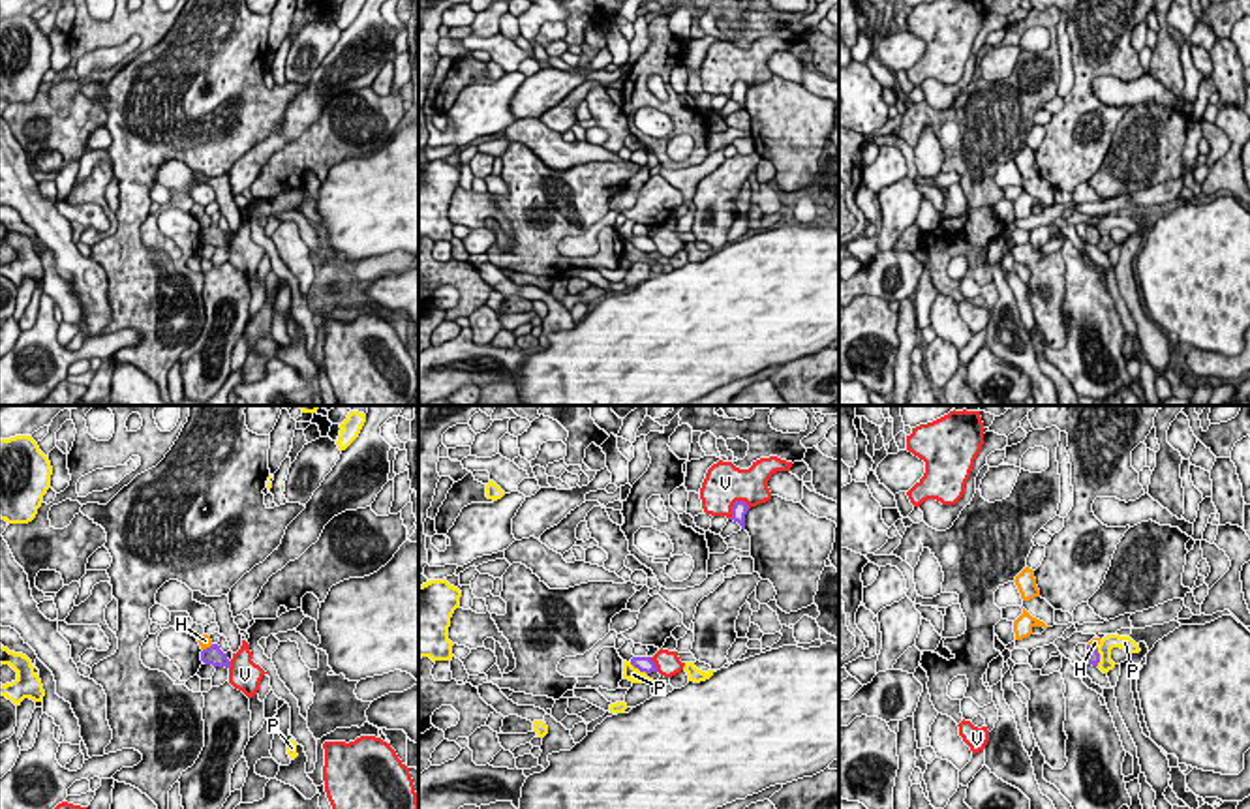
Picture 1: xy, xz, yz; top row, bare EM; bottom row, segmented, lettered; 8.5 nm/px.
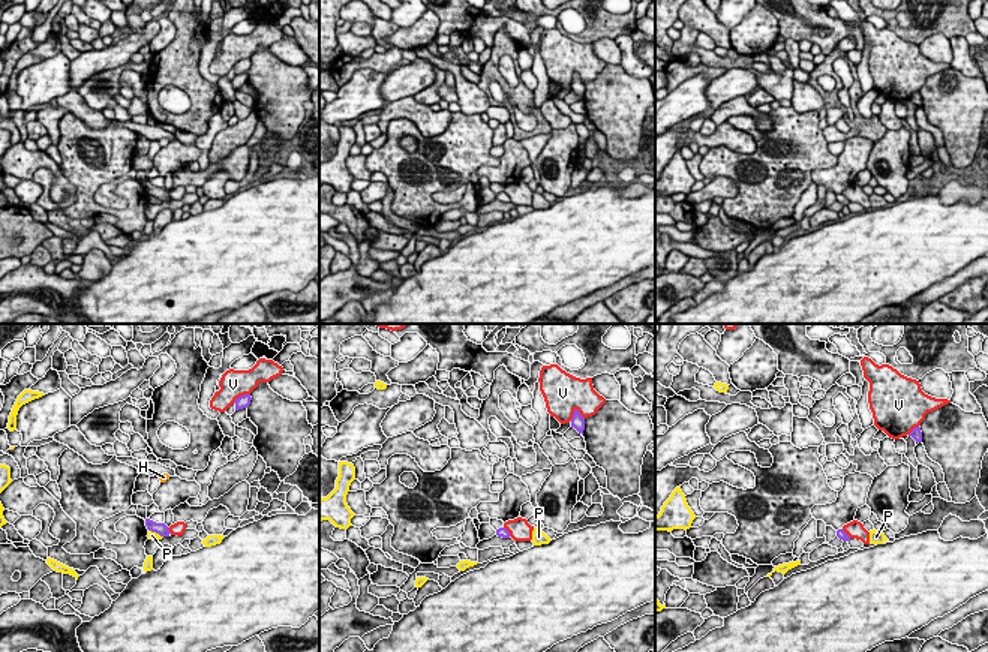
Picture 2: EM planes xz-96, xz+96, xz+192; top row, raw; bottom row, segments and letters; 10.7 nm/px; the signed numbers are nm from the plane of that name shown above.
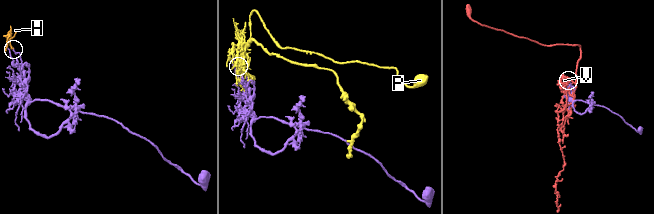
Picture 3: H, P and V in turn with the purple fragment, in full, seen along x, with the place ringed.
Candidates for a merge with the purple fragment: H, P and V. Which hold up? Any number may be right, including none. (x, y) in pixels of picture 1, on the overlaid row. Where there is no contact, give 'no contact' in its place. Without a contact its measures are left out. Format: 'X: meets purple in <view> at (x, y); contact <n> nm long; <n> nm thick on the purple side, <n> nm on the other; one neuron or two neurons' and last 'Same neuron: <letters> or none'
H: meets purple in xy at (207, 648); contact 110 nm long; 160 nm thick on the purple side, 100 nm on the other; two neurons
P: meets purple in yz at (1098, 656); contact 180 nm long; 130 nm thick on the purple side, 130 nm on the other; two neurons
V: meets purple in xz at (734, 503); contact 220 nm long; 130 nm thick on the purple side, 340 nm on the other; two neurons
Same neuron: none

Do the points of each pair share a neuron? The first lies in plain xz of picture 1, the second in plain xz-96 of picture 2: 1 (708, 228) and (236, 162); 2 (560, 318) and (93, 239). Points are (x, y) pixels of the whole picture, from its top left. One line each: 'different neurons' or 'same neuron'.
1: different neurons
2: different neurons

